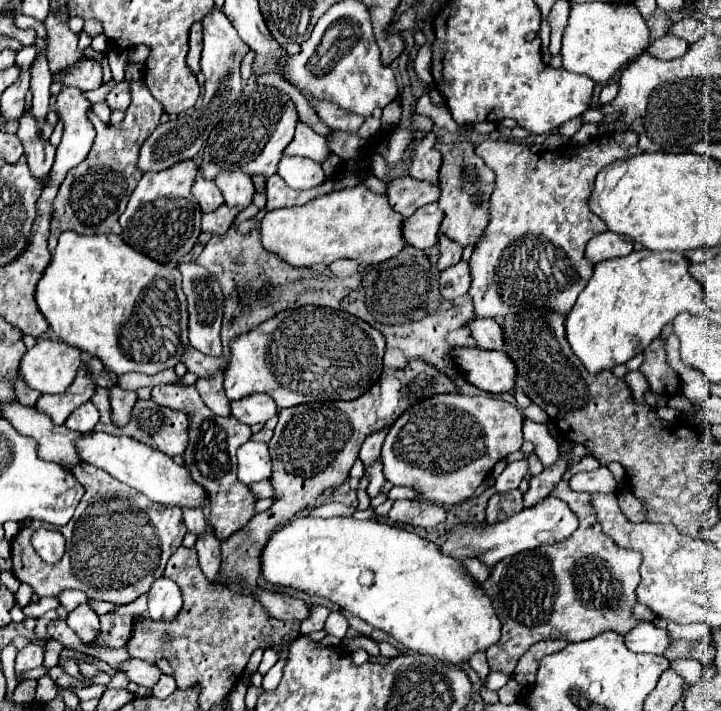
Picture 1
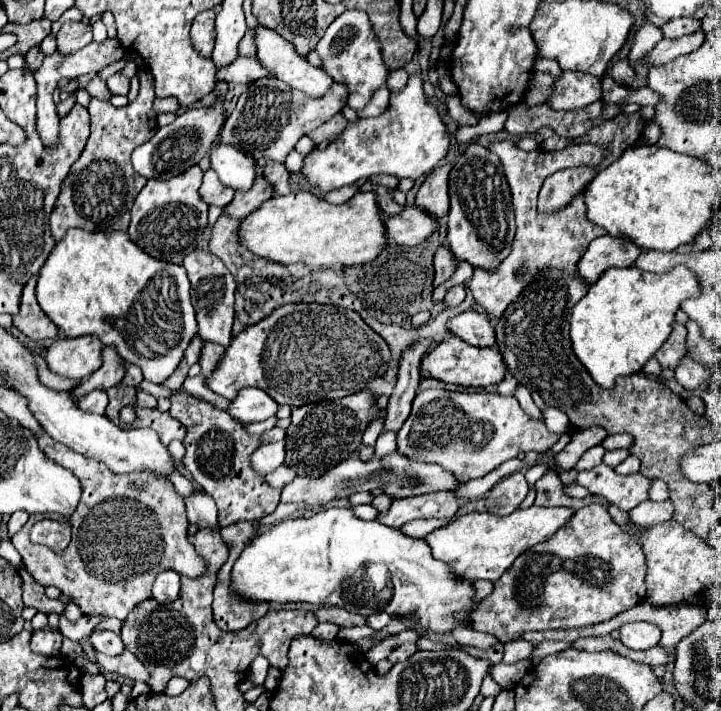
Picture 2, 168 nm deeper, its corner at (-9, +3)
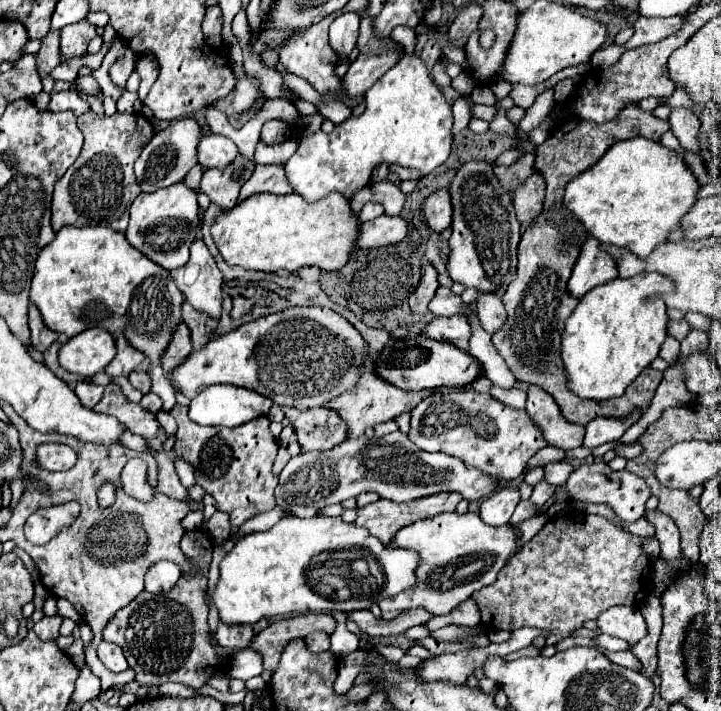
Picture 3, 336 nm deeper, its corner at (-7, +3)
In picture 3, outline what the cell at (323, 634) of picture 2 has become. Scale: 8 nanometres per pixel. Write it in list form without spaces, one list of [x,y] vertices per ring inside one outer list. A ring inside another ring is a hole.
[[[313,632],[305,638],[305,644],[309,648],[309,652],[313,654],[321,654],[321,652],[327,652],[329,650],[329,634],[325,632]]]

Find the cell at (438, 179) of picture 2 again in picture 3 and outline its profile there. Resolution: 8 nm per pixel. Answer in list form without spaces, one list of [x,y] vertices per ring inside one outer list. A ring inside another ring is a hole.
[[[435,190],[423,204],[423,214],[427,218],[427,224],[435,232],[443,232],[451,226],[451,216],[453,216],[453,206],[451,206],[451,196],[449,190]]]

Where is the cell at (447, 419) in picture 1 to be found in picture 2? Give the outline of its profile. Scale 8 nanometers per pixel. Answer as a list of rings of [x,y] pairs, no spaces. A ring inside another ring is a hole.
[[[423,390],[413,400],[413,410],[397,432],[397,450],[421,462],[435,462],[455,474],[457,482],[483,478],[519,452],[547,452],[559,440],[543,422],[531,420],[513,396],[487,392]]]

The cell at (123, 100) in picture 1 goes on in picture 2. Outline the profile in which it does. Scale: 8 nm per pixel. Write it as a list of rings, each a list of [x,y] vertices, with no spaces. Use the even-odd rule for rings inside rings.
[[[113,74],[107,80],[107,86],[109,86],[111,94],[115,94],[115,96],[127,96],[127,92],[129,92],[129,78],[123,76],[123,74]]]

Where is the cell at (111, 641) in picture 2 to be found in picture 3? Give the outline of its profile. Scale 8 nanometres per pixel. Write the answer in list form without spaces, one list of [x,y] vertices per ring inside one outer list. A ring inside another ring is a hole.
[[[101,642],[97,646],[97,658],[105,664],[105,668],[109,668],[111,672],[123,672],[129,668],[125,656],[123,656],[123,650],[117,646],[117,644],[111,644],[111,642]]]

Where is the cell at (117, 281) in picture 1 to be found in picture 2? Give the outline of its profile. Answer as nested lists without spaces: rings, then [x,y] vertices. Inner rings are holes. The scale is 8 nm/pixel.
[[[71,228],[61,242],[55,244],[37,280],[37,302],[43,312],[65,332],[67,338],[97,336],[105,346],[115,346],[117,354],[141,368],[145,380],[161,384],[181,362],[191,338],[197,334],[195,310],[189,296],[189,278],[183,266],[161,262],[139,250],[127,232],[87,232]],[[149,284],[149,304],[133,304]]]

